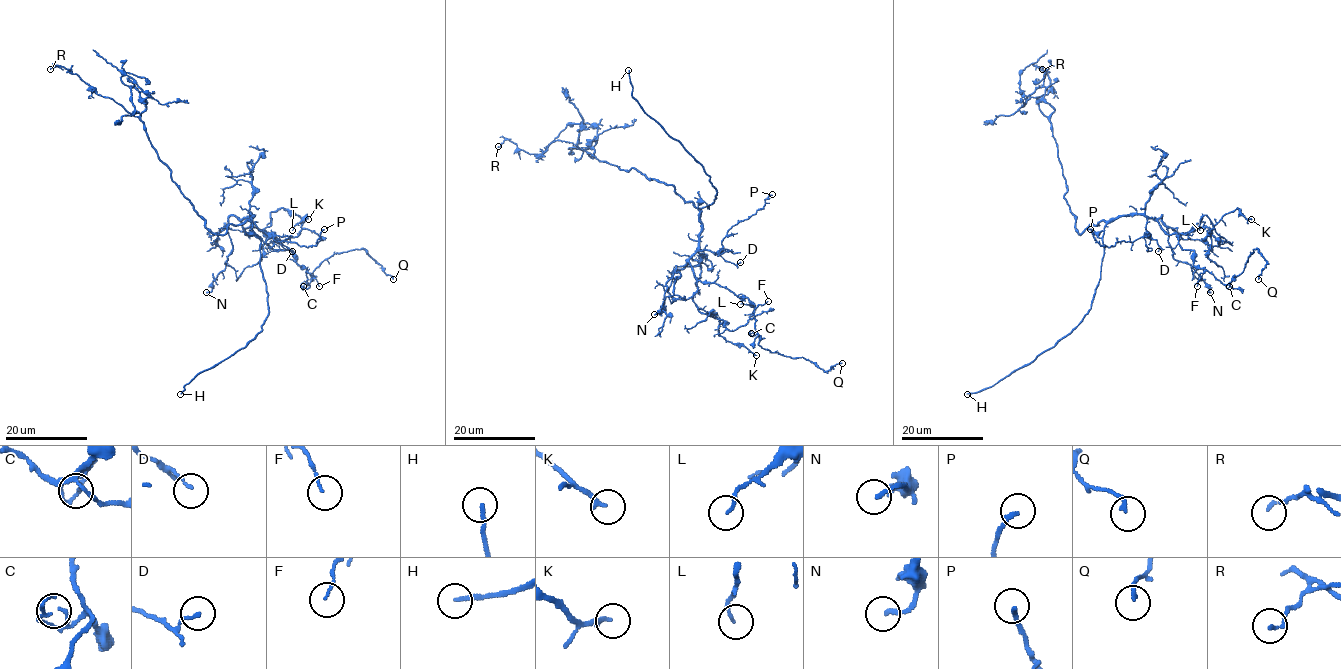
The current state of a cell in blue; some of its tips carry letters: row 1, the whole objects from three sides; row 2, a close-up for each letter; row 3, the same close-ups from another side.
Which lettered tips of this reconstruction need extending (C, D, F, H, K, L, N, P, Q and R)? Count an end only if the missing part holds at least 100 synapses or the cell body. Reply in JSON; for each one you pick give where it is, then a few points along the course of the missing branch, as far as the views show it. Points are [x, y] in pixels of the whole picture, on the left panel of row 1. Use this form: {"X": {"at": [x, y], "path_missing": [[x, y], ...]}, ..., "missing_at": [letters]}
{"H": {"at": [180, 394], "path_missing": [[180, 394], [195, 395], [195, 392], [204, 390], [216, 401], [268, 401], [304, 384], [336, 383]]}, "missing_at": ["H"]}

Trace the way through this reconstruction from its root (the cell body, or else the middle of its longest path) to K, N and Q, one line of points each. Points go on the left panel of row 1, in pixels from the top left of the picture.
K: (248, 221), (252, 215), (241, 221), (246, 234), (246, 228), (268, 227), (270, 213), (281, 208), (308, 219)
N: (248, 221), (252, 215), (228, 218), (232, 248), (225, 268), (206, 292)
Q: (248, 221), (252, 215), (241, 221), (246, 234), (293, 252), (307, 284), (325, 260), (355, 249), (393, 279)

